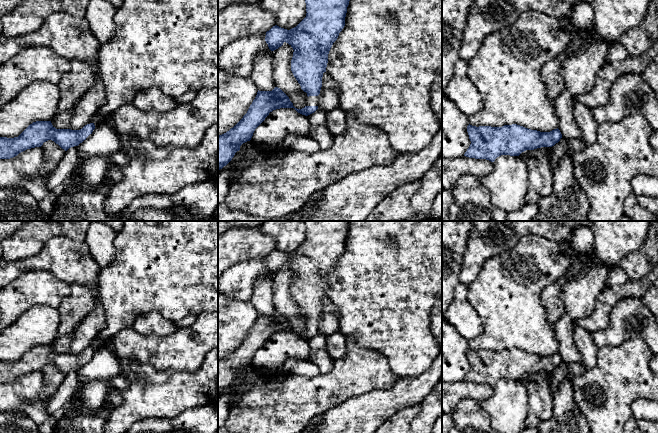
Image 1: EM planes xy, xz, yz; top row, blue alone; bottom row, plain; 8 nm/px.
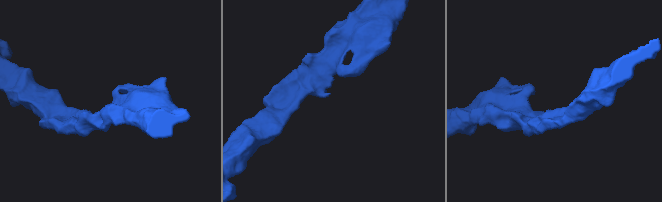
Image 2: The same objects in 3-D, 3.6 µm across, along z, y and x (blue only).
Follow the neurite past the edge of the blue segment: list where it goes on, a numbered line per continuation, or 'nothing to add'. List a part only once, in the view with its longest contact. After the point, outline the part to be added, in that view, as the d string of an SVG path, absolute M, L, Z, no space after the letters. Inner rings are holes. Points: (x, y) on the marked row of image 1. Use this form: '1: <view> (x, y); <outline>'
1: xz (311, 100); M320 90L320 94L318 96L307 97L305 106L318 106L320 97L321 97L321 90Z

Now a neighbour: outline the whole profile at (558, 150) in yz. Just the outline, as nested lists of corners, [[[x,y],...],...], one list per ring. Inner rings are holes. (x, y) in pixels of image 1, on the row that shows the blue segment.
[[[561,138],[558,143],[556,143],[554,146],[551,147],[550,160],[551,160],[551,165],[553,167],[560,162],[562,156],[567,151],[567,145],[568,145],[568,141]]]

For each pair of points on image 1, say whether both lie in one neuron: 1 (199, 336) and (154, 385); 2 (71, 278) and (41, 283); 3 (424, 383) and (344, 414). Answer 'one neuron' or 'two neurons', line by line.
1: two neurons
2: two neurons
3: one neuron

